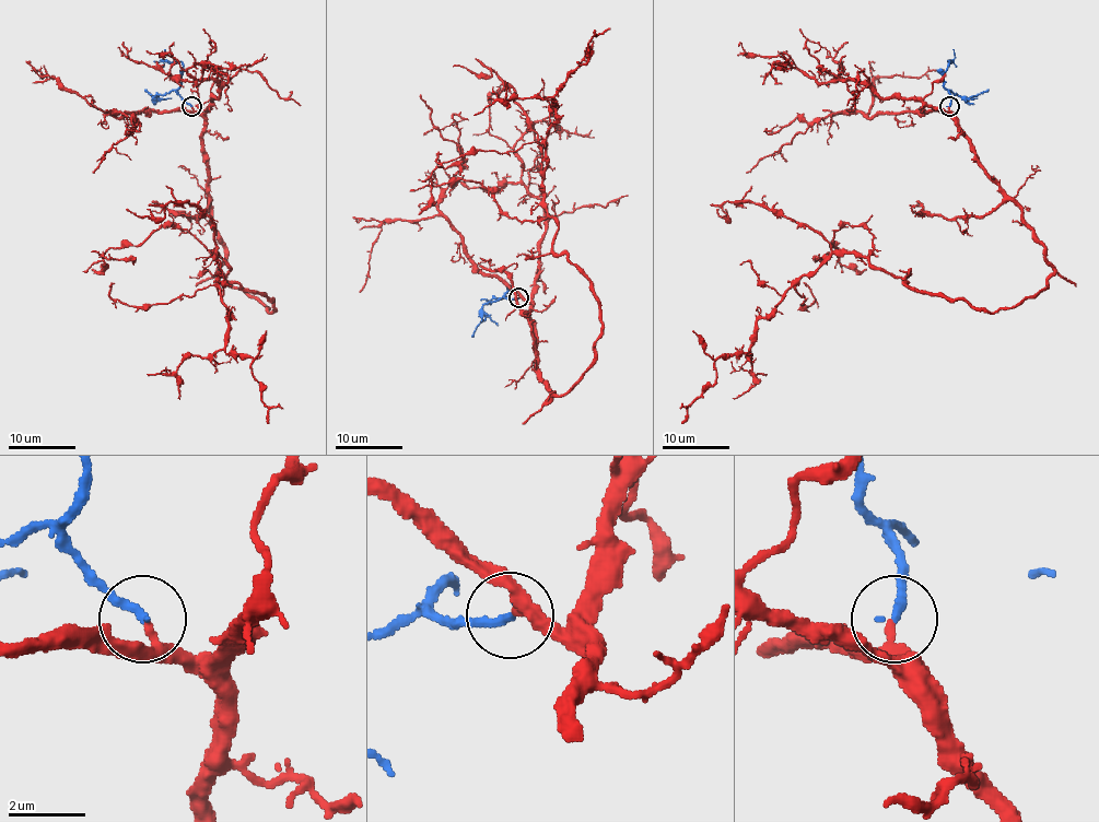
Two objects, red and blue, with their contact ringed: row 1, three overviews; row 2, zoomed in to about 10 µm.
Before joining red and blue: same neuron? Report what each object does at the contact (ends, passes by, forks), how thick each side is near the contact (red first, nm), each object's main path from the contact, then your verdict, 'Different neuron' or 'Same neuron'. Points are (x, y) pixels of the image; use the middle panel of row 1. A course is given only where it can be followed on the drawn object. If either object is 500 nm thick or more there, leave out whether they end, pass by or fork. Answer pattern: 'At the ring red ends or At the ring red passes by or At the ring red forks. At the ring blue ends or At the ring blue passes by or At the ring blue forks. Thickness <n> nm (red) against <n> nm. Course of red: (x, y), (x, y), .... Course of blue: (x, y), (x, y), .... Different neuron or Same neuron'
At the ring red passes by. At the ring blue ends. Thickness 170 nm (red) against 240 nm. Course of red: (518, 297), (548, 402), (594, 359), (601, 319), (592, 282), (553, 250), (551, 97), (610, 28). Course of blue: (518, 297), (487, 302), (484, 319), (471, 337). Same neuron

